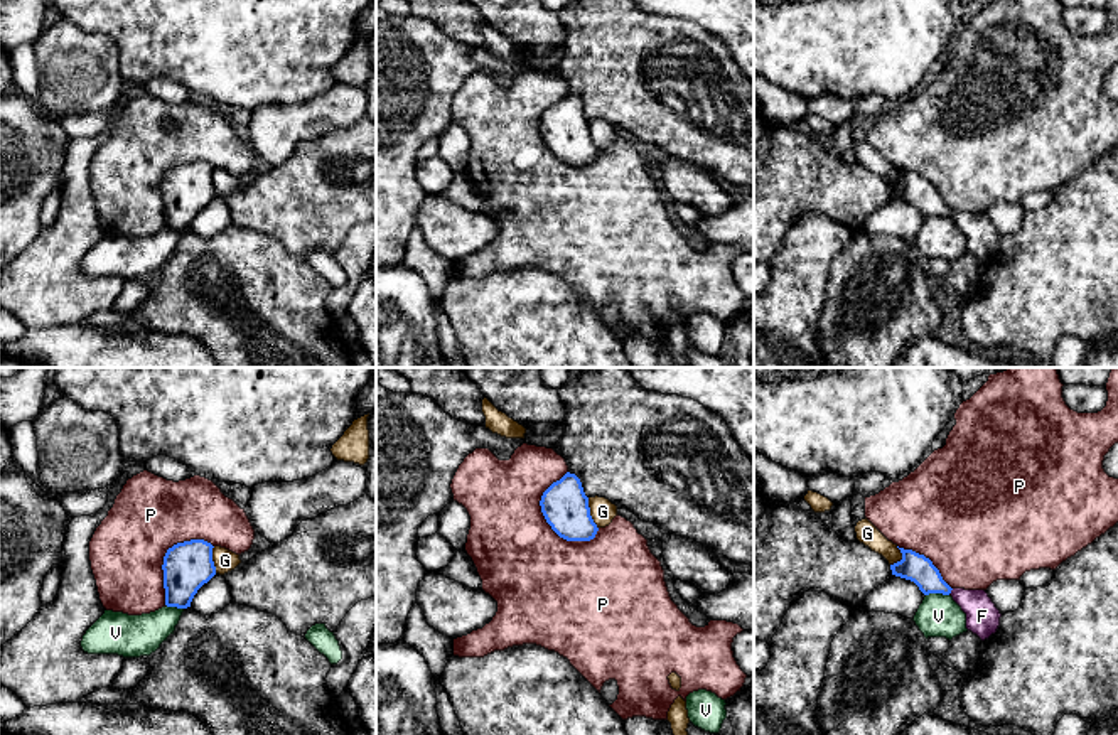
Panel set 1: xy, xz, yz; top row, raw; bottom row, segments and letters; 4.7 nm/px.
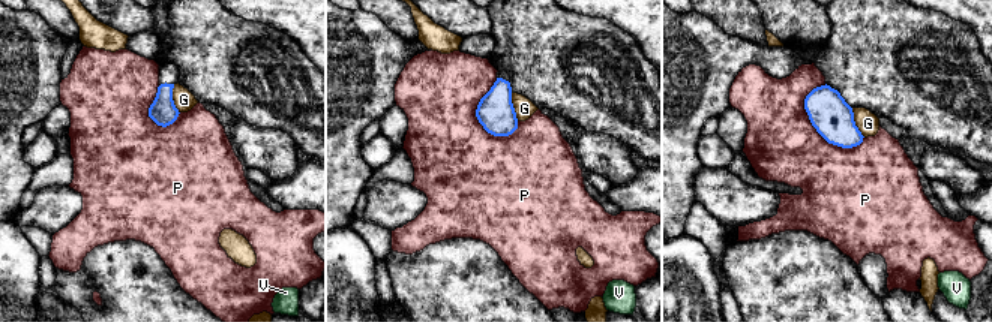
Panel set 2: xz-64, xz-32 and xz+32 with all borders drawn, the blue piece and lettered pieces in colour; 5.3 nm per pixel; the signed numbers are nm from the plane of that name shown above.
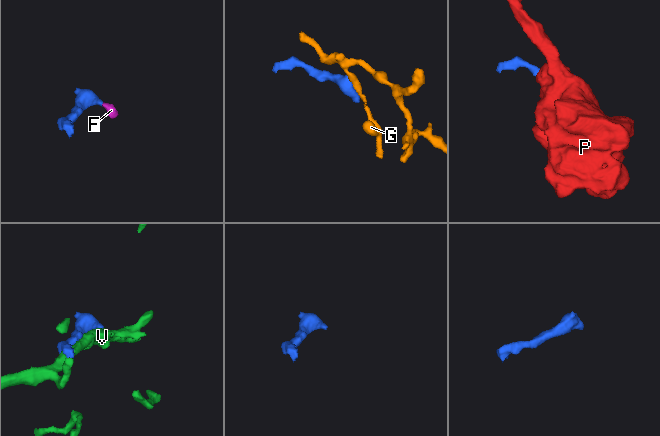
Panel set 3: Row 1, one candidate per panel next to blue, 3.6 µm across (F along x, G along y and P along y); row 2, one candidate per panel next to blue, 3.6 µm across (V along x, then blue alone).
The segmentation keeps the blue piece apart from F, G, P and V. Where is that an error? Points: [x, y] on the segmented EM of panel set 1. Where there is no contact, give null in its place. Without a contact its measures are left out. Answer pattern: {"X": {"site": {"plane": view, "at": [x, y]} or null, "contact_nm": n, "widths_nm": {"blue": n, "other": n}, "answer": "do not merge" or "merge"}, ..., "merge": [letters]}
{"F": {"site": {"plane": "yz", "at": [950, 592]}, "contact_nm": 40, "widths_nm": {"blue": 140, "other": 160}, "answer": "merge"}, "G": {"site": {"plane": "xz", "at": [589, 513]}, "contact_nm": 160, "widths_nm": {"blue": 220, "other": 120}, "answer": "do not merge"}, "P": {"site": {"plane": "xz", "at": [545, 518]}, "contact_nm": 360, "widths_nm": {"blue": 220, "other": 420}, "answer": "do not merge"}, "V": {"site": {"plane": "yz", "at": [936, 592]}, "contact_nm": 110, "widths_nm": {"blue": 140, "other": 200}, "answer": "do not merge"}, "merge": ["F"]}

